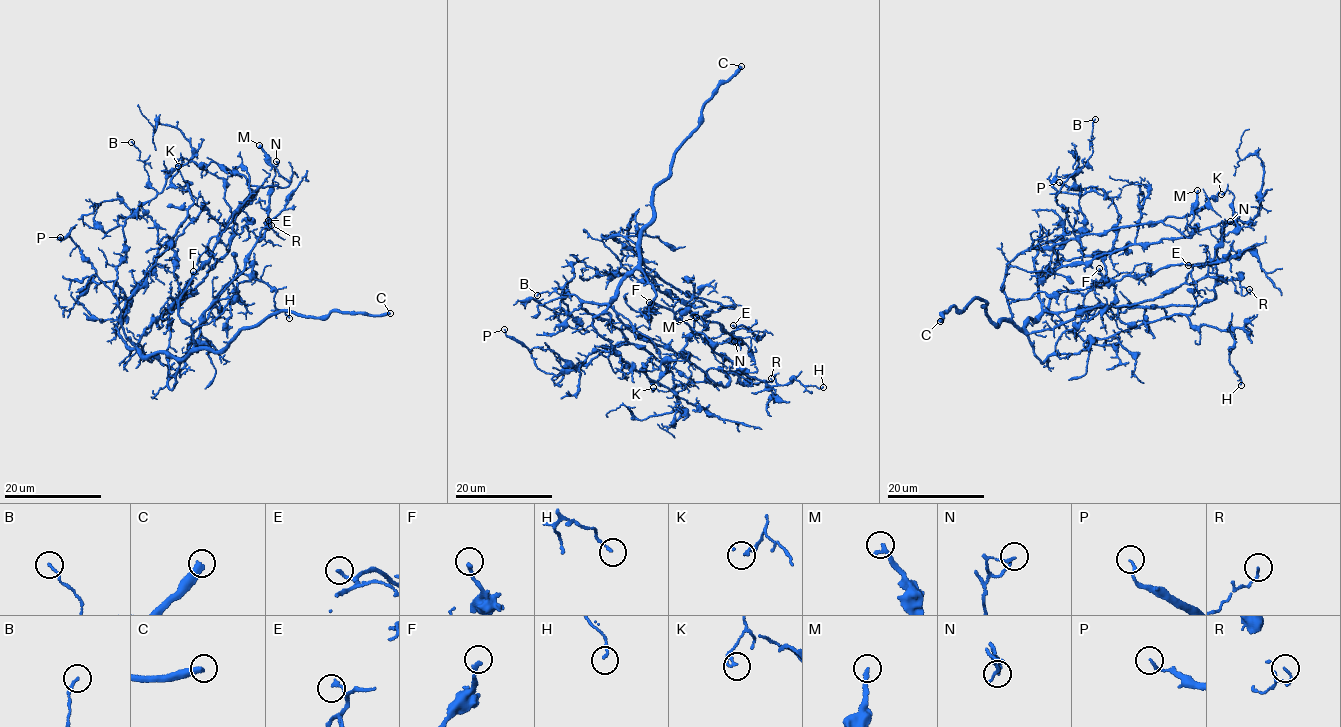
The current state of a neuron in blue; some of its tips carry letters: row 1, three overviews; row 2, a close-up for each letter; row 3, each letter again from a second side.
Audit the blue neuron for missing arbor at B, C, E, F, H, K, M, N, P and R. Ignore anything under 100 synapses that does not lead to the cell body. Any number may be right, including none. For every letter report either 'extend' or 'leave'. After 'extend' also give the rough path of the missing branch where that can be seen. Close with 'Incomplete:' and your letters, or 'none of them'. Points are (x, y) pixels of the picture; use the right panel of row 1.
B: leave
C: extend; missing branch runs (940, 321), (916, 340), (913, 326), (907, 339), (903, 319), (886, 307), (889, 297)
E: leave
F: leave
H: leave
K: leave
M: leave
N: leave
P: leave
R: leave
Incomplete: C

